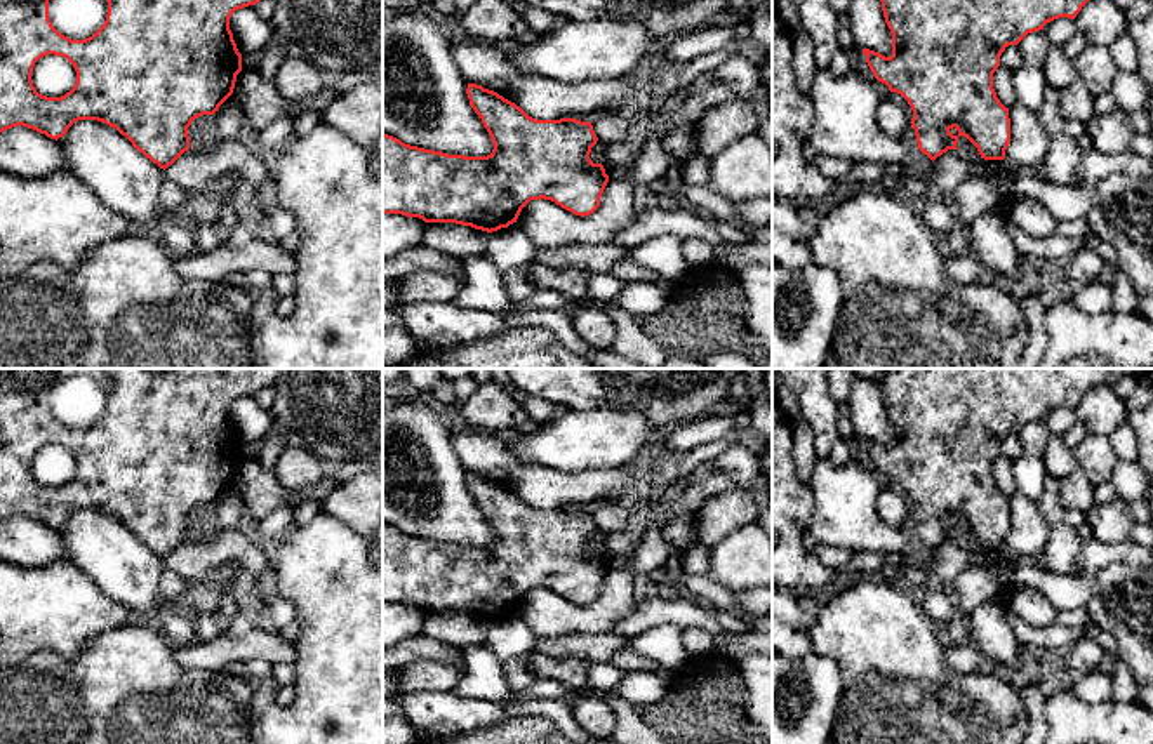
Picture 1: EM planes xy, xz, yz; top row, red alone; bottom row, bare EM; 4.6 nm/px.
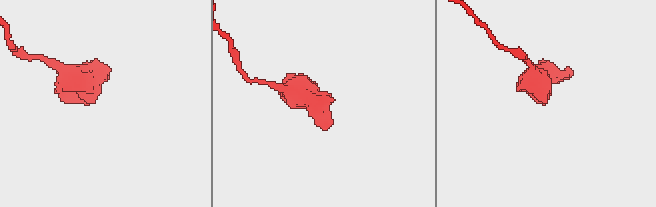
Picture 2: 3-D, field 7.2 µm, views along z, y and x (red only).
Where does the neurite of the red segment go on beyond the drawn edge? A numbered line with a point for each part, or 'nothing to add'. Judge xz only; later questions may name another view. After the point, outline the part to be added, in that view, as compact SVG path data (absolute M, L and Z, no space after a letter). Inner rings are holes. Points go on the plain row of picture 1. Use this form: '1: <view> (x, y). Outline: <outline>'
nothing to add

